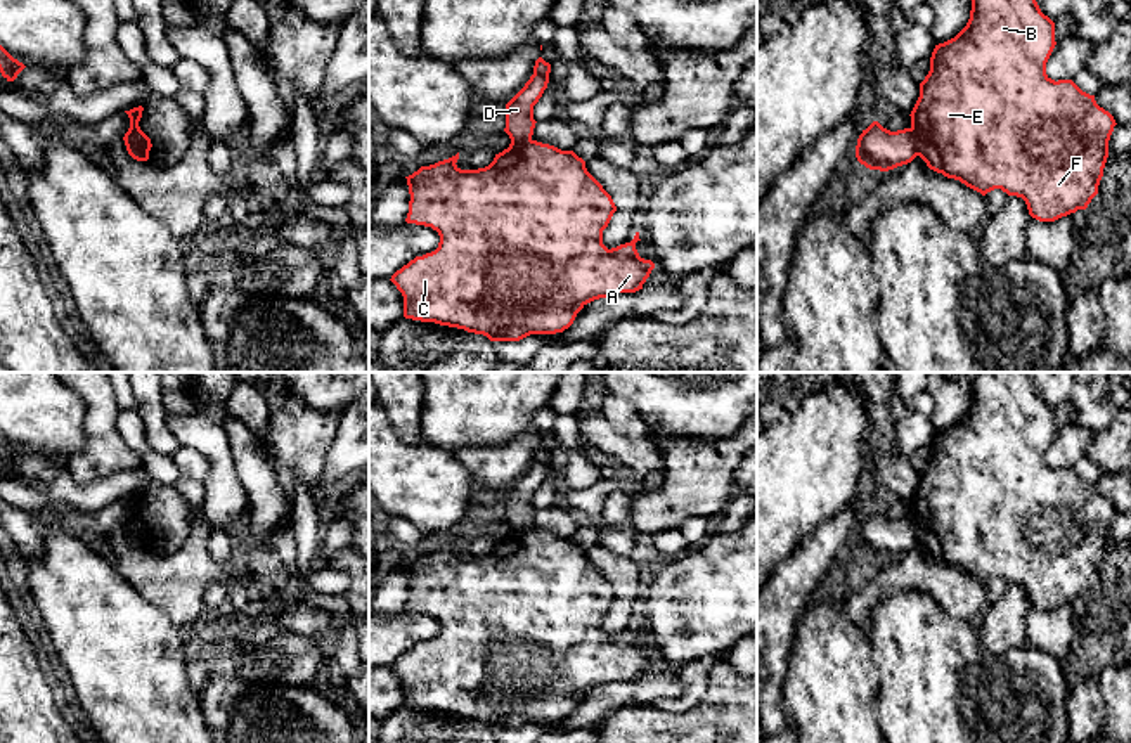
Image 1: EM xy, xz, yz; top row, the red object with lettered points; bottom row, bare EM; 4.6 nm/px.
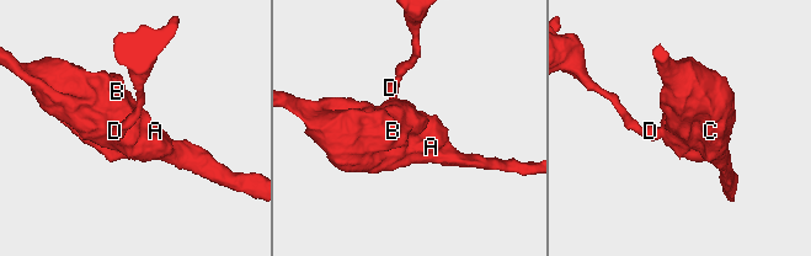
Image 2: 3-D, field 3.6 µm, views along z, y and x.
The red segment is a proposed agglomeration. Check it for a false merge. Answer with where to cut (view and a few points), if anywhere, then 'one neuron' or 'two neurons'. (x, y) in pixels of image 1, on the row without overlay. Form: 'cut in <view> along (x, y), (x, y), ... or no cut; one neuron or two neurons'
cut in yz along (910, 516), (918, 542); two neurons

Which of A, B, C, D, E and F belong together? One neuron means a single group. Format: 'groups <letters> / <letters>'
groups A B C E F / D

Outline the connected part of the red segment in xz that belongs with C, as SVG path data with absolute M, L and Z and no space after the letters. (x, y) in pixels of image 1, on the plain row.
M513 528L485 556L461 558L457 547L459 540L405 565L410 582L405 610L431 615L440 623L435 639L416 644L390 667L404 684L405 707L464 717L490 729L520 729L530 722L563 720L594 688L643 677L655 651L639 644L639 620L617 636L603 632L603 618L617 594L573 539L537 528Z

